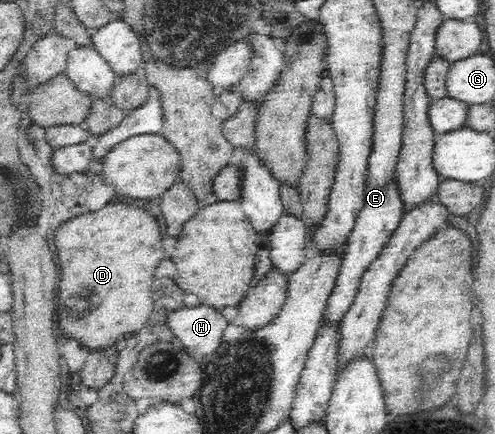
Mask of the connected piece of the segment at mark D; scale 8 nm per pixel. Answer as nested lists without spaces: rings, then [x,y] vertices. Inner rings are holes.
[[[109,201],[101,209],[72,217],[54,229],[53,244],[60,265],[58,329],[89,349],[79,377],[83,385],[96,391],[113,377],[118,355],[116,342],[139,331],[153,311],[151,284],[157,265],[165,257],[159,224],[154,215],[141,207]],[[75,299],[87,299],[87,305],[77,309]]]

